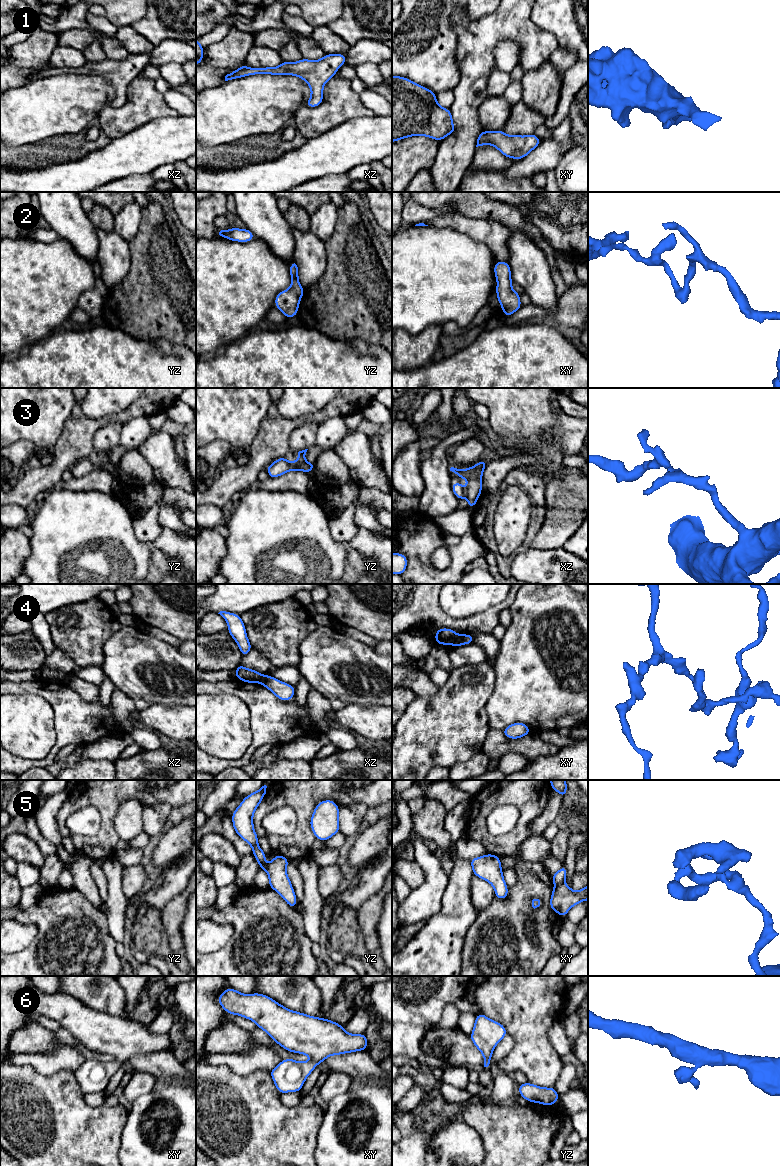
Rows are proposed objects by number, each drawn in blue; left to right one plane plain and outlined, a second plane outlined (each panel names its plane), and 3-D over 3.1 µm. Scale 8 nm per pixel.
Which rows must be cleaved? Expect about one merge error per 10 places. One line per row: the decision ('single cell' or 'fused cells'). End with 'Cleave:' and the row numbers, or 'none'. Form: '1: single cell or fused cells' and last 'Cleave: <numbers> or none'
1: single cell
2: single cell
3: single cell
4: fused cells
5: single cell
6: single cell
Cleave: 4

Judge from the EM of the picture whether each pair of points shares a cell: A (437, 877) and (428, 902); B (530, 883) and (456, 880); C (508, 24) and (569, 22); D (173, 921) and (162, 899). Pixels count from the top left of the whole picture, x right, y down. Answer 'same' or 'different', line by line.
A: same
B: different
C: different
D: different

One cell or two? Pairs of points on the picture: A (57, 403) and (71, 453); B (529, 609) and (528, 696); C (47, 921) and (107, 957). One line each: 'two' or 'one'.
A: two
B: one
C: one

